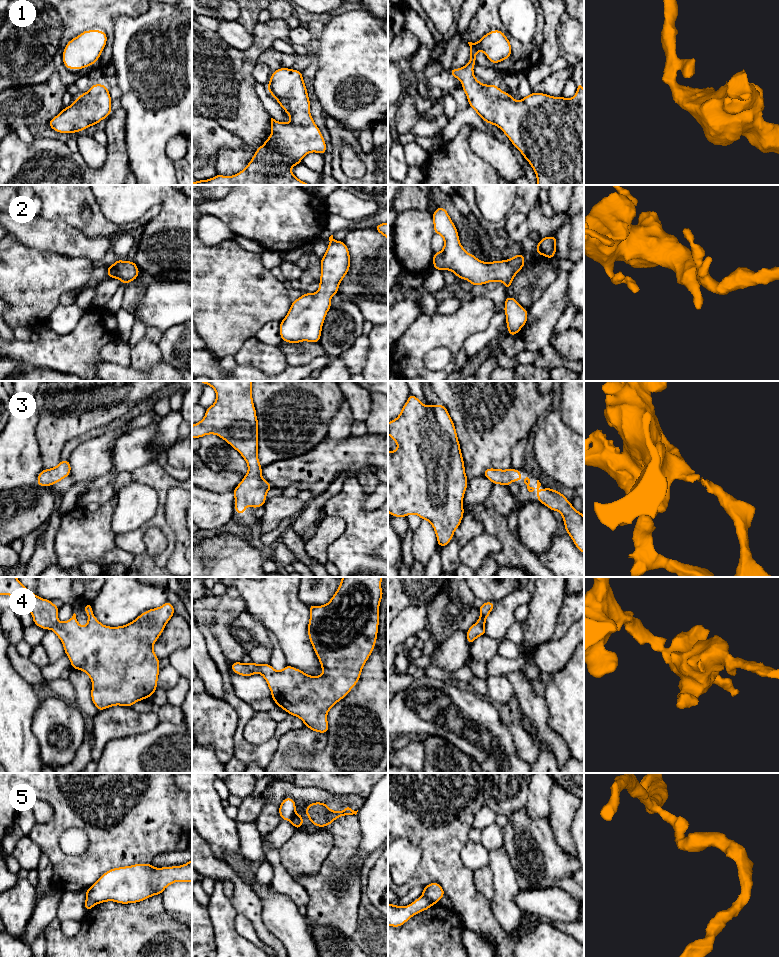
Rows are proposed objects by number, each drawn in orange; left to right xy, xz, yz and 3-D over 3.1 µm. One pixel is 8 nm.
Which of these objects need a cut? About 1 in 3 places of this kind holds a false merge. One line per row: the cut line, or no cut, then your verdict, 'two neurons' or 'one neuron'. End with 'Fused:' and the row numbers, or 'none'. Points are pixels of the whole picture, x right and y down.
1: no cut | one neuron
2: no cut | one neuron
3: no cut | one neuron
4: no cut | one neuron
5: yz (422, 895), (434, 903) | two neurons
Fused: 5

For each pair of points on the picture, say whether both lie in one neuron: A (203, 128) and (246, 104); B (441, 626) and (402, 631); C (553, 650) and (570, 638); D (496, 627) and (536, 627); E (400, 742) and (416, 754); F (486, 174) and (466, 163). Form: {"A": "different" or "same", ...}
{"A": "different", "B": "different", "C": "same", "D": "different", "E": "different", "F": "same"}

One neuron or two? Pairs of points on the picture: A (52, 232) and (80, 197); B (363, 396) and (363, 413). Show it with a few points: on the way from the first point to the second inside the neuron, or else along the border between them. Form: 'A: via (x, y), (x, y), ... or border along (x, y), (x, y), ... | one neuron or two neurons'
A: border along (39, 215), (44, 219), (66, 222), (82, 231) | two neurons
B: via (363, 400), (363, 409) | one neuron

